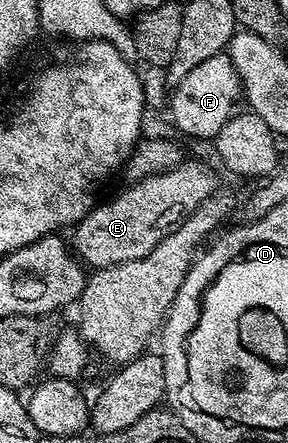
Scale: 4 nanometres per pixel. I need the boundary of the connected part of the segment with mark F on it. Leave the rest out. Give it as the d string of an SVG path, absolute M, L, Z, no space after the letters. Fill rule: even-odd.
M221 53L190 69L190 73L186 73L186 77L175 84L170 95L170 119L179 134L181 131L196 139L211 140L222 129L222 125L226 125L226 121L240 114L245 103L244 86L240 84L234 61L227 53Z

